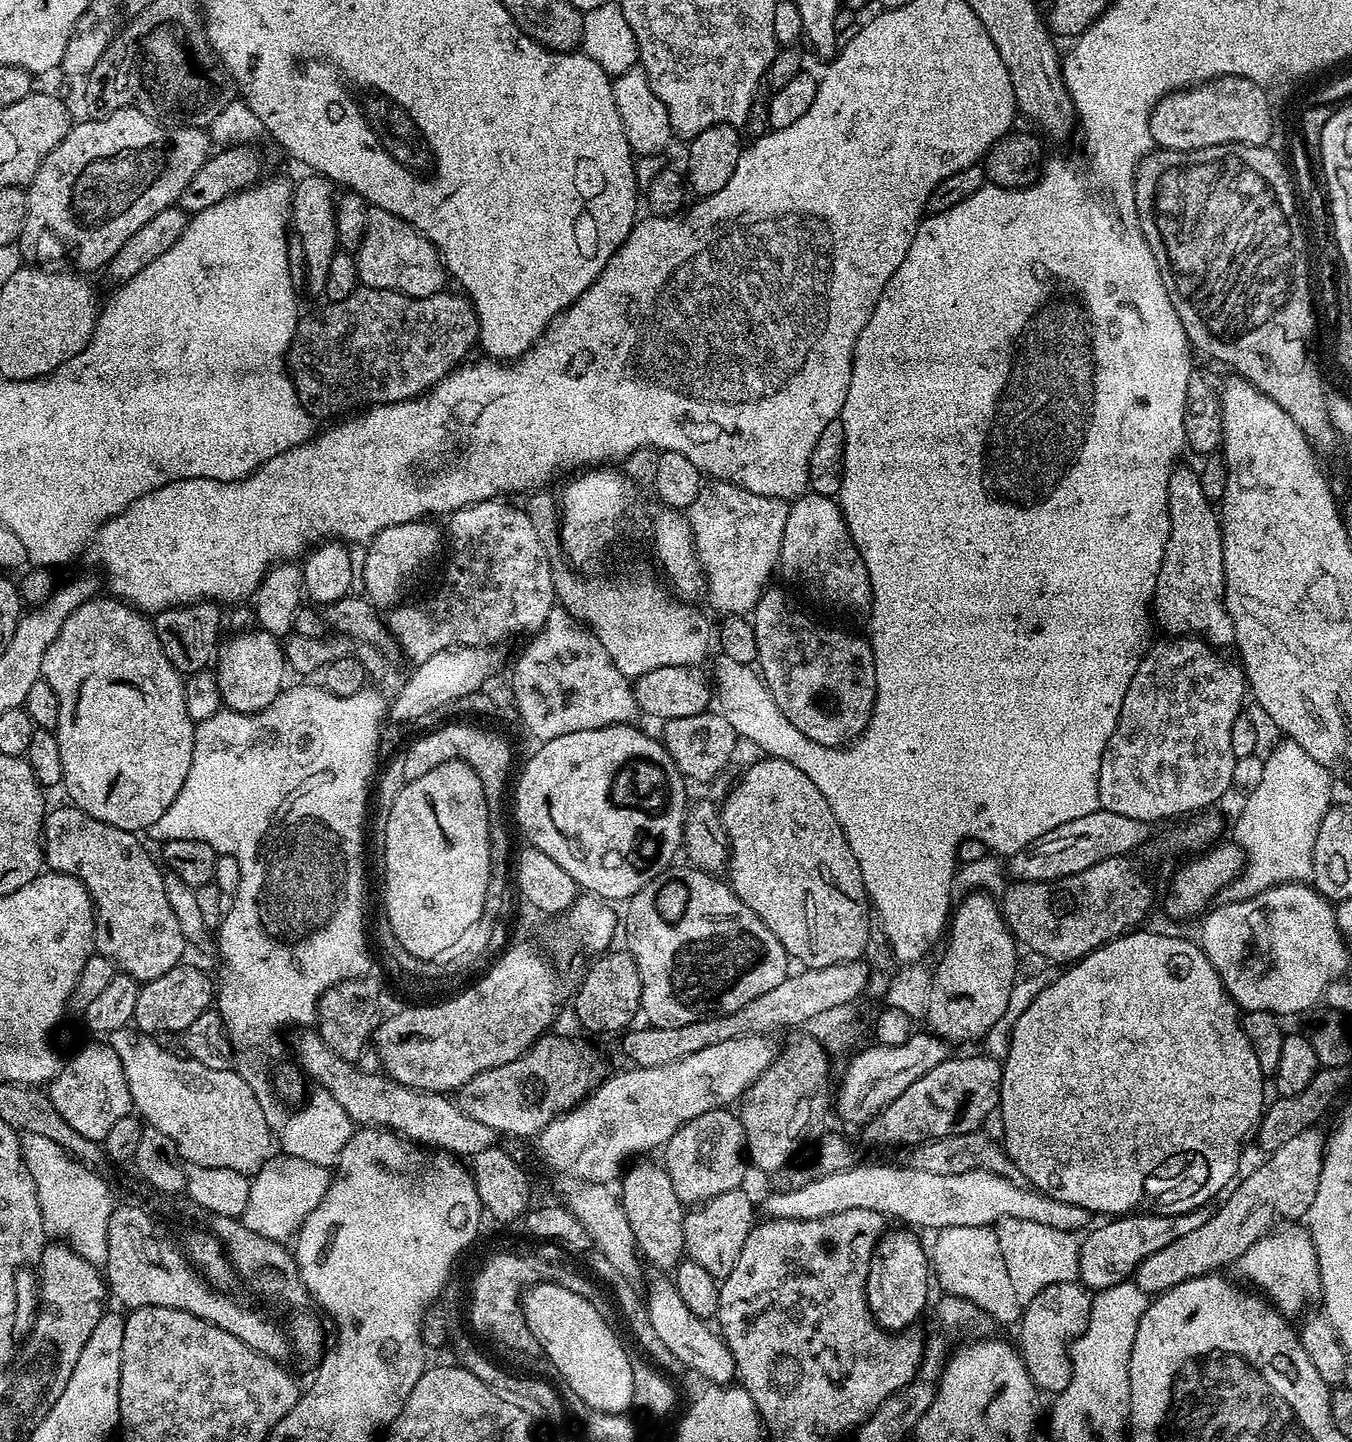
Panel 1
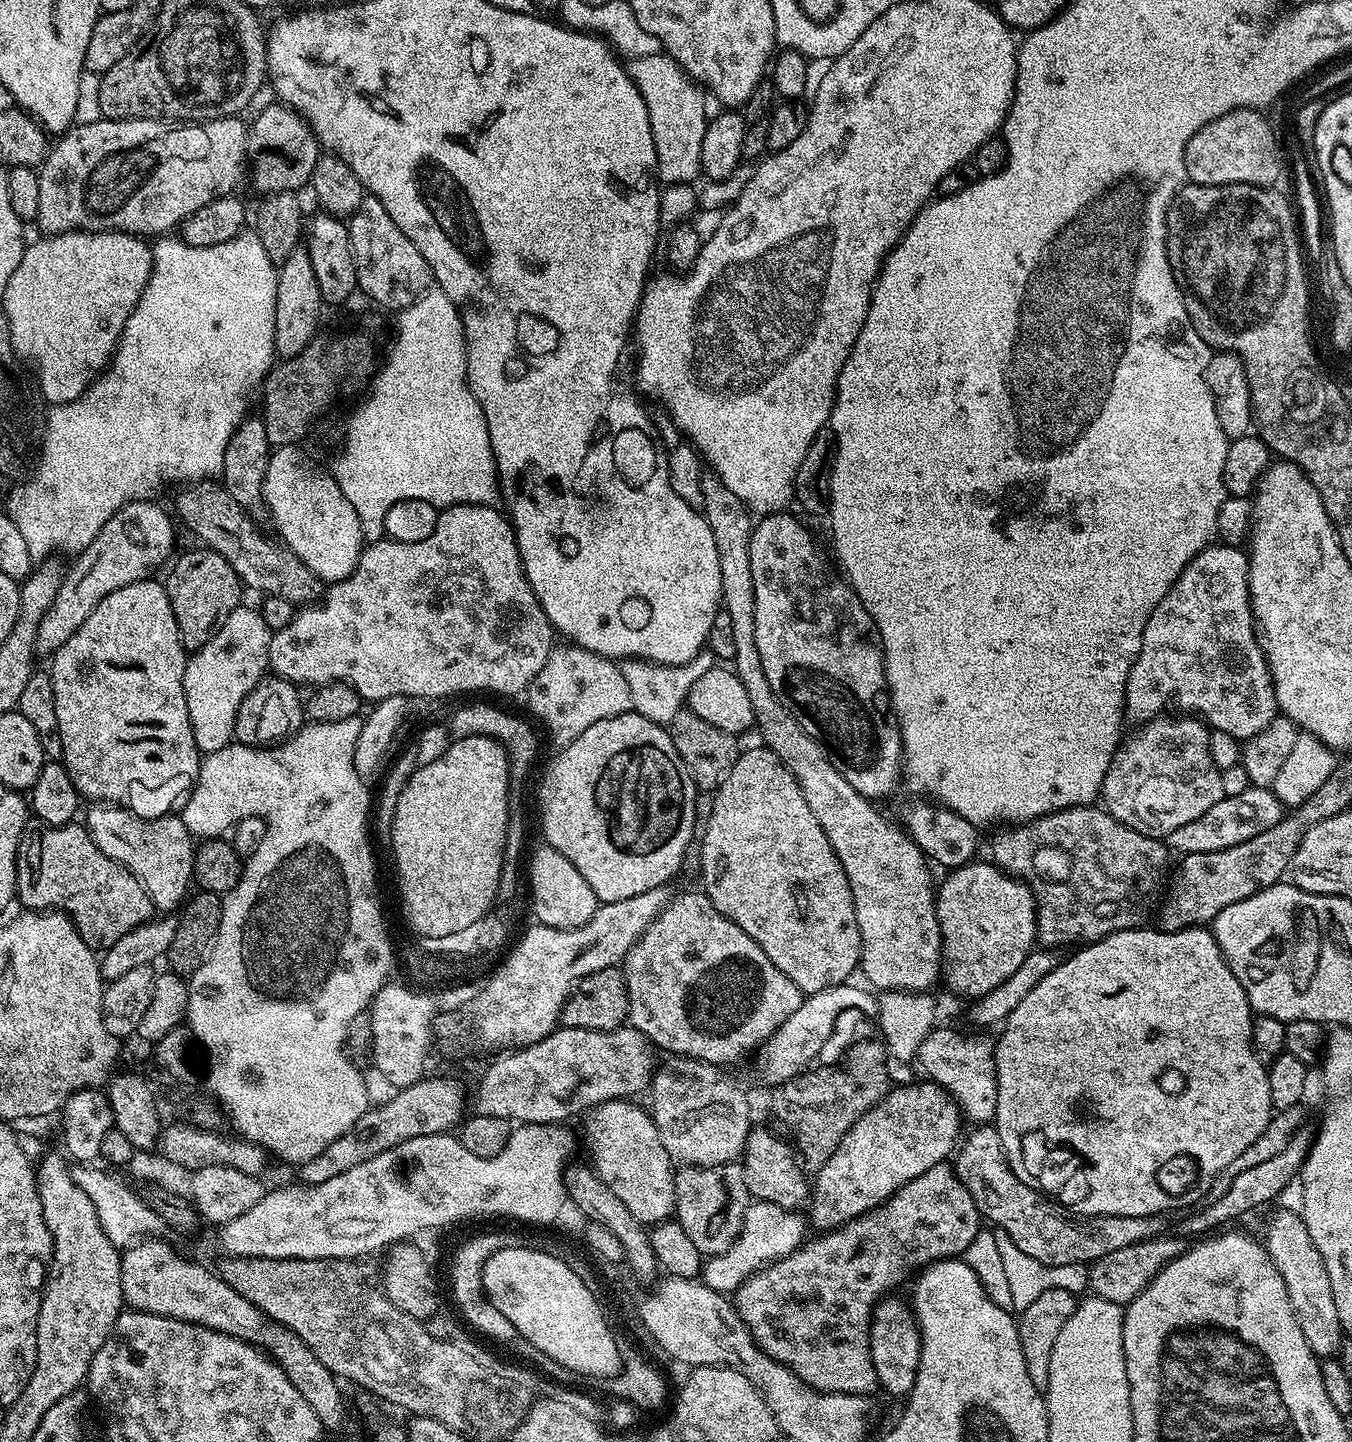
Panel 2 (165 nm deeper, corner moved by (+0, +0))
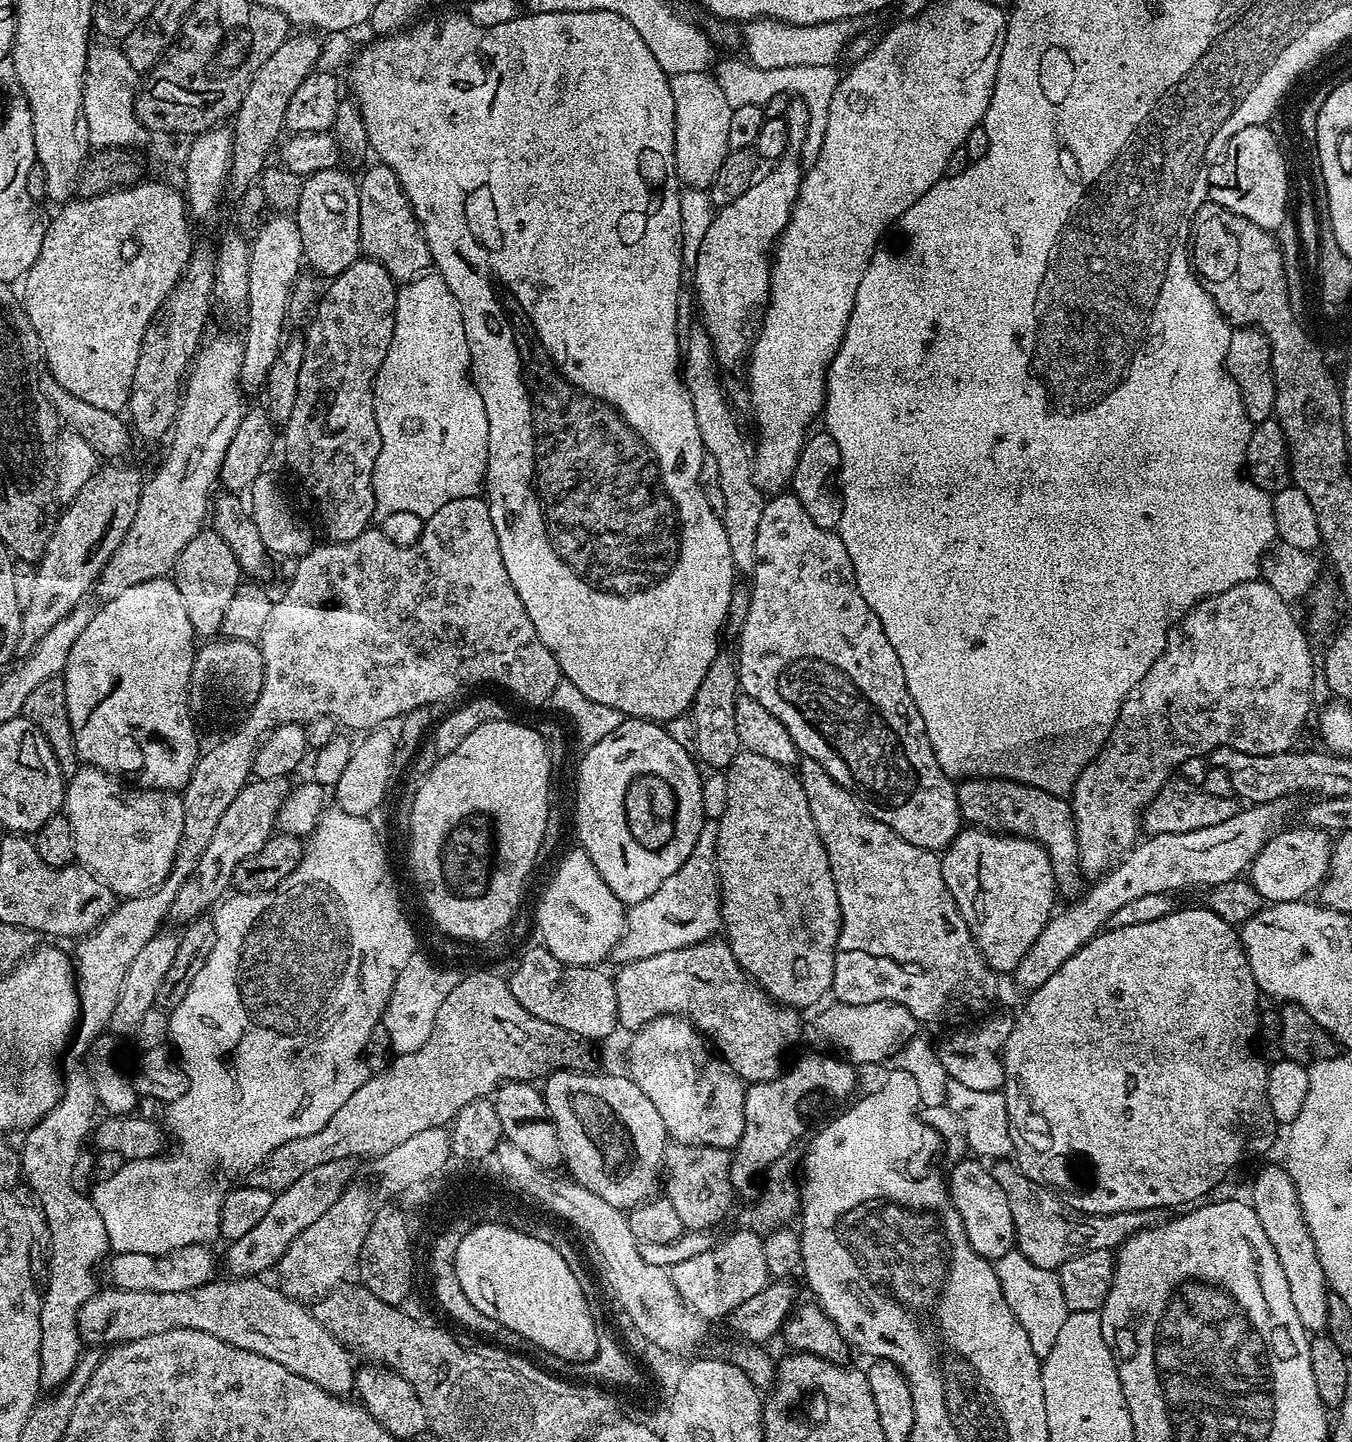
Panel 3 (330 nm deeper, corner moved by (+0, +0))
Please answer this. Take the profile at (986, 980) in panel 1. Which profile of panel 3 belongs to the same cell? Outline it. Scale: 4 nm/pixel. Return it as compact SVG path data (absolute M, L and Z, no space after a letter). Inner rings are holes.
M964 826L944 849L940 865L942 878L954 898L956 909L962 914L972 941L978 946L984 961L997 974L1015 973L1022 958L1026 958L1026 950L1038 942L1038 934L1042 934L1049 916L1053 915L1057 907L1056 875L1044 847L1033 840L1025 840L1023 836L1009 836L975 826Z

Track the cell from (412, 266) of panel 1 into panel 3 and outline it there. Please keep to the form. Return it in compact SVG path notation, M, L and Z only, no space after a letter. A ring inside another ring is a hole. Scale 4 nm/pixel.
M373 163L373 168L363 169L364 177L359 177L360 201L360 250L367 259L378 262L391 274L393 280L406 285L433 271L430 246L422 234L414 210L394 174L385 164Z

